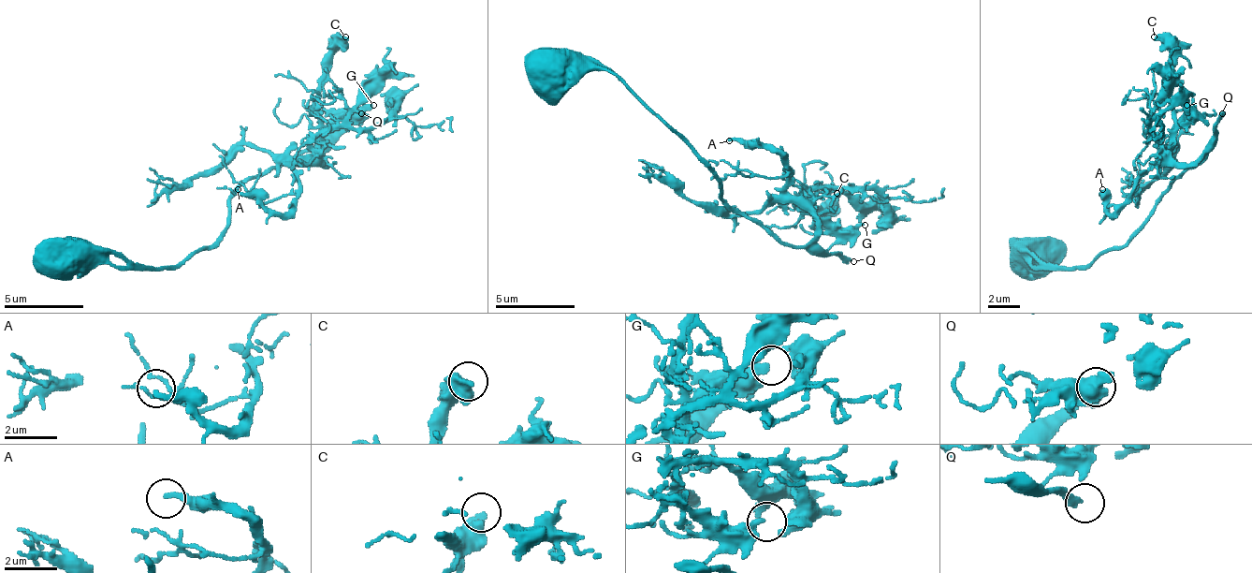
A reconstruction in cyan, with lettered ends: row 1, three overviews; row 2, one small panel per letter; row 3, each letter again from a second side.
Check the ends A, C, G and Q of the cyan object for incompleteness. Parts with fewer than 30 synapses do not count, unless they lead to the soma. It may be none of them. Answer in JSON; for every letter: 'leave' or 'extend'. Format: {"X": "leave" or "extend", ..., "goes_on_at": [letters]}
{"A": "leave", "C": "leave", "G": "leave", "Q": "extend", "goes_on_at": ["Q"]}

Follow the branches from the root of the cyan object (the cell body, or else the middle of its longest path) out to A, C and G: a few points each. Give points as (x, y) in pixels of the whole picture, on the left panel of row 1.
A: (254, 177), (298, 153), (326, 161), (298, 165), (298, 201), (285, 213), (269, 213), (238, 189)
C: (254, 177), (285, 165), (298, 153), (313, 153), (326, 161), (317, 153), (317, 93), (326, 57), (345, 36)
G: (254, 177), (298, 153), (326, 161), (317, 137), (373, 105)

